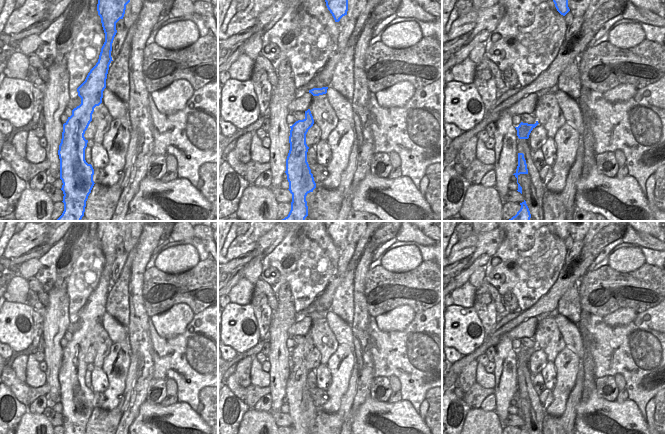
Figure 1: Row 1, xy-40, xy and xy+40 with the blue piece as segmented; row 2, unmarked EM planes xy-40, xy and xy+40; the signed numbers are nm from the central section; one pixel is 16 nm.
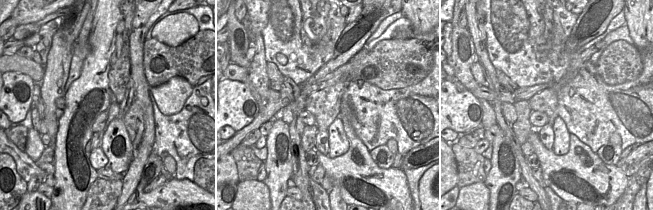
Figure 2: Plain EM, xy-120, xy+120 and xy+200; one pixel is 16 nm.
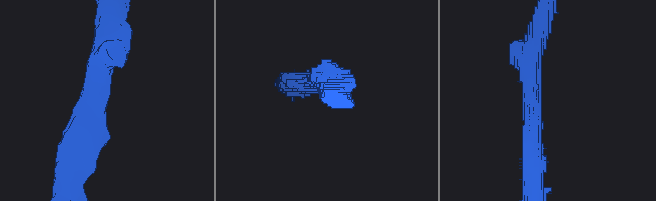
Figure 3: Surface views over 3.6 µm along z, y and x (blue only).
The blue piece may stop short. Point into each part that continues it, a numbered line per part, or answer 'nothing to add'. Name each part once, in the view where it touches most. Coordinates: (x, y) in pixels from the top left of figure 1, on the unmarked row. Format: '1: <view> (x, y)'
nothing to add

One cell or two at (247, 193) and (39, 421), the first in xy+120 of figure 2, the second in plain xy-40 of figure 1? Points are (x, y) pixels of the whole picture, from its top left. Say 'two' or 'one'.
one

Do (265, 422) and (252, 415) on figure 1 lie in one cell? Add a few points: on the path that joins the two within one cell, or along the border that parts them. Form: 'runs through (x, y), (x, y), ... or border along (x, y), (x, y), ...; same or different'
runs through (262, 422), (255, 418); same

